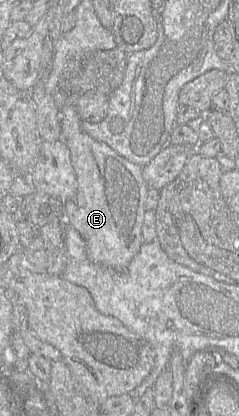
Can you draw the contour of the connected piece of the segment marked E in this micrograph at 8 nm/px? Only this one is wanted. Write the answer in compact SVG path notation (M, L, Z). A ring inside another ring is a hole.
M74 104L61 108L60 125L77 180L75 195L64 204L64 222L80 233L86 243L87 256L93 263L123 270L144 243L142 225L149 188L143 179L143 167L85 133Z

